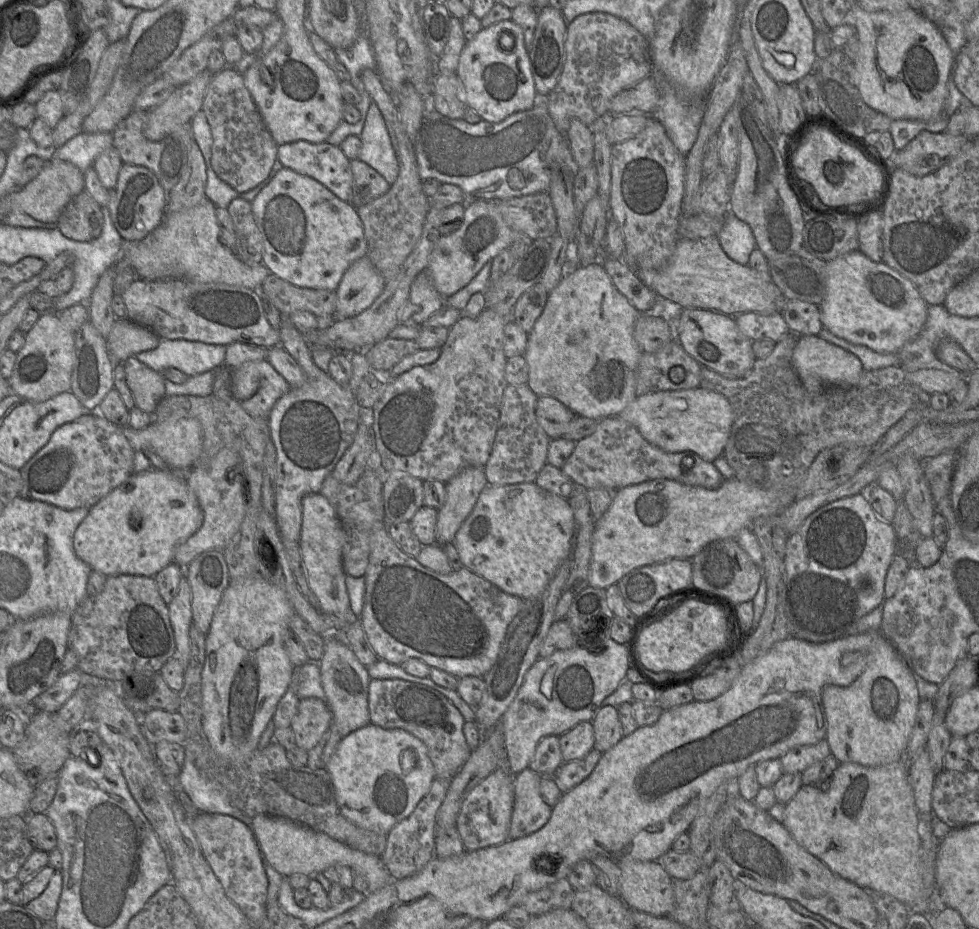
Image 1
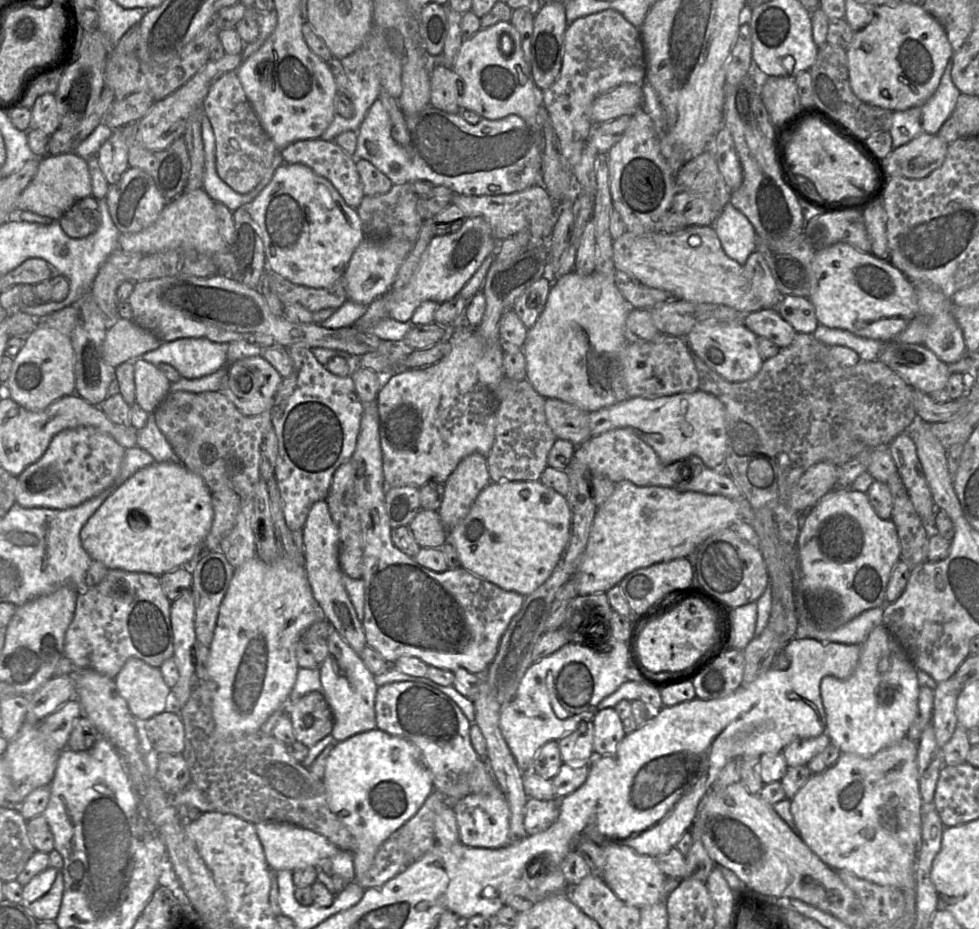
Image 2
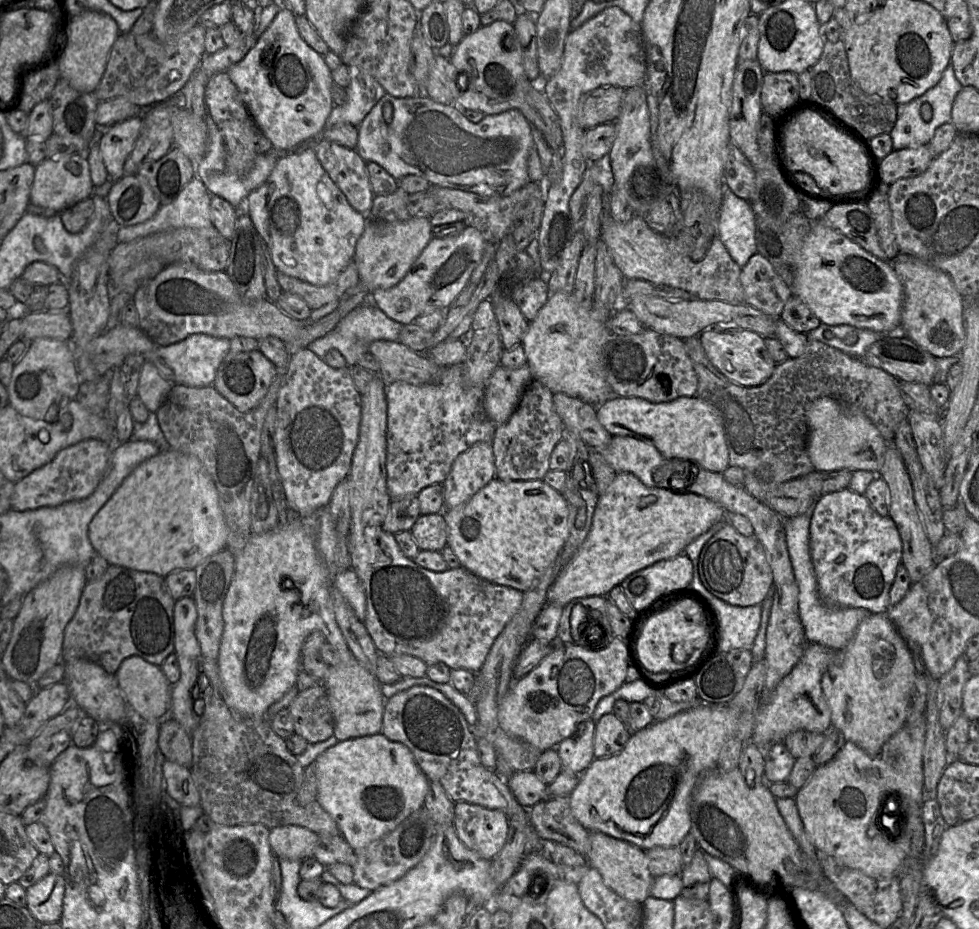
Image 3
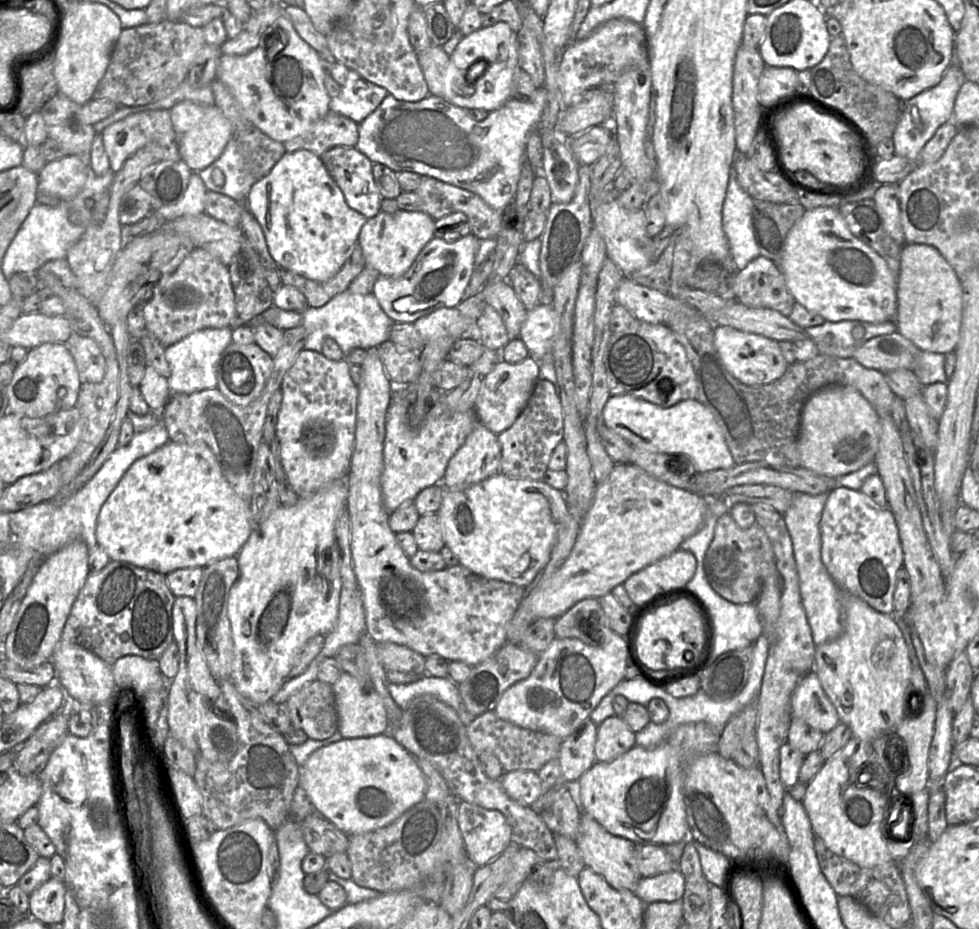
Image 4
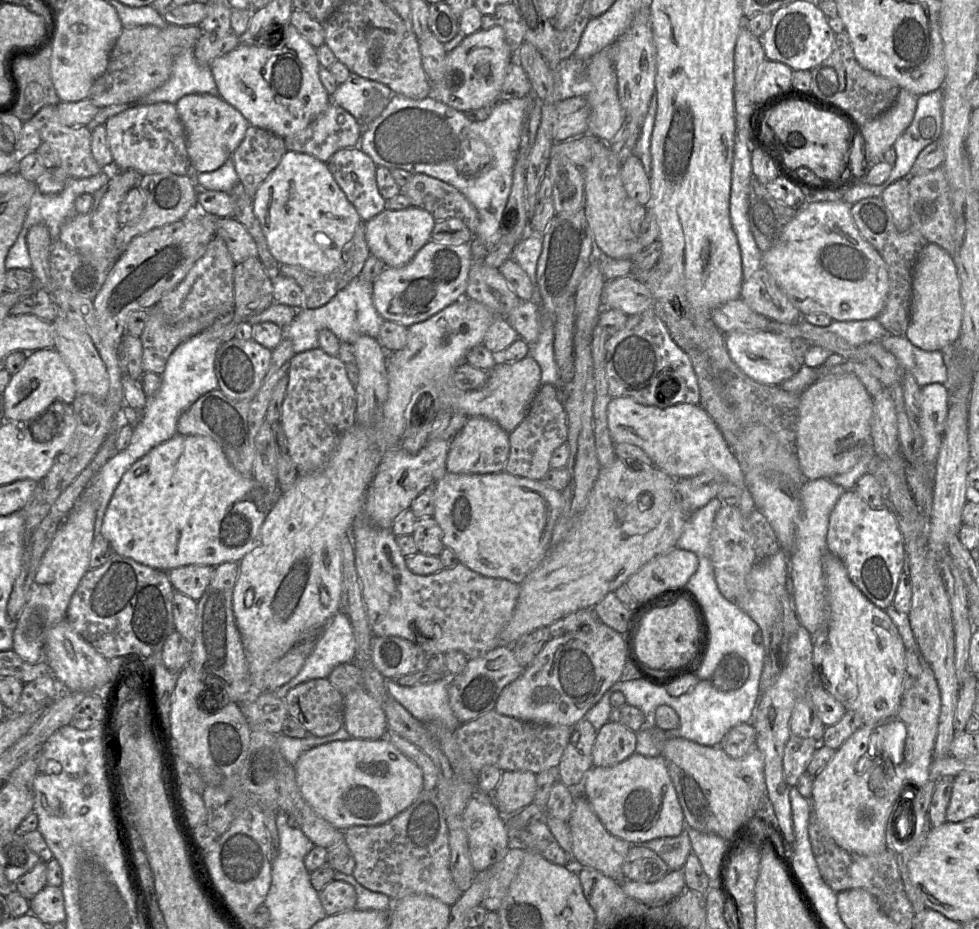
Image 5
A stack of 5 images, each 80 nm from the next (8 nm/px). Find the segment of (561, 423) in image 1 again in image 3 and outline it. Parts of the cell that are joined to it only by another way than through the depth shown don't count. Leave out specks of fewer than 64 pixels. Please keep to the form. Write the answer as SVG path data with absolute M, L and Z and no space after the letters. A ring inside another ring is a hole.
M563 393L553 394L553 404L564 428L578 435L588 448L609 445L612 435L598 421L596 407Z

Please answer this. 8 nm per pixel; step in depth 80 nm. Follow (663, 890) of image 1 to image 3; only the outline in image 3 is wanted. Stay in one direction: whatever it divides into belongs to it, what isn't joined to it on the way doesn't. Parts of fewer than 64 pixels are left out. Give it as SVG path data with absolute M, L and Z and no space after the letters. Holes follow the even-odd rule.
M590 832L590 850L587 861L601 875L607 887L619 896L643 904L650 896L654 877L649 871L648 860L643 849L625 841L613 838L602 832Z

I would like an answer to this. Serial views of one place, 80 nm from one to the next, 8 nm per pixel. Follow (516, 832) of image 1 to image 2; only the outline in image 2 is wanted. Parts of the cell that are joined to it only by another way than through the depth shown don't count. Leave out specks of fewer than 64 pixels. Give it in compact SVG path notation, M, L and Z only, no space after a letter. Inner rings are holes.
M528 798L525 805L524 828L528 835L547 830L559 816L559 800Z

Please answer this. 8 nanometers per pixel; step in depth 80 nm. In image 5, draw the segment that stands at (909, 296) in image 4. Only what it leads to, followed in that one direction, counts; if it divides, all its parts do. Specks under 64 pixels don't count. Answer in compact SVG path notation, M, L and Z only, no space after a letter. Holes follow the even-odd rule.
M927 243L912 274L910 320L905 337L924 351L940 351L957 341L963 318L960 280L953 257L940 246Z

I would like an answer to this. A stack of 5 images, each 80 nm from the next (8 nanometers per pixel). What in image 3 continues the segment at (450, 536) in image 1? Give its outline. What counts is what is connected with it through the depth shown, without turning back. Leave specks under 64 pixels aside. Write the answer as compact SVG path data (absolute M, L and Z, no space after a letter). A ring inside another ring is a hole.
M476 442L455 459L443 482L444 509L465 504L495 477L492 442Z

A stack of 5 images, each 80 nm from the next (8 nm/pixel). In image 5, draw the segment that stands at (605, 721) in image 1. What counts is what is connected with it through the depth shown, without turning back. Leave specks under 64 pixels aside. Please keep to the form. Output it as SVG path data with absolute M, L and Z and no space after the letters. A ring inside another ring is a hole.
M608 721L598 731L593 746L593 766L611 767L627 759L636 750L636 732Z

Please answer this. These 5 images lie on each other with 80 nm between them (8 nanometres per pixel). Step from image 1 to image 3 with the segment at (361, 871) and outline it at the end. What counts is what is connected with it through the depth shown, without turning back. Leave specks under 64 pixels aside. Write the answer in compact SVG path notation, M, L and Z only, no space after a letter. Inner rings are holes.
M297 825L278 826L269 832L270 847L278 859L303 861L312 857L318 838L317 833Z

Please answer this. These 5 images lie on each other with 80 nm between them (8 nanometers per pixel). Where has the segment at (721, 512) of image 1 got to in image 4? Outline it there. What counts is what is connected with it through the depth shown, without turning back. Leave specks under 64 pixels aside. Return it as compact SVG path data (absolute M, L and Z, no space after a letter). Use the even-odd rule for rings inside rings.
M616 463L608 477L602 483L597 484L593 504L588 512L587 517L585 518L584 522L580 527L580 531L578 533L575 545L569 557L554 574L552 574L546 579L542 579L533 589L531 589L528 592L530 597L530 609L532 620L536 621L542 618L558 619L563 614L565 614L570 608L572 608L576 603L588 598L599 599L605 596L606 594L612 592L612 590L617 585L623 584L634 573L671 555L673 552L679 549L680 544L683 541L694 535L703 526L704 522L706 521L707 510L707 498L696 493L690 492L688 490L674 487L661 480L658 480L649 475L645 470L643 470L635 464Z

